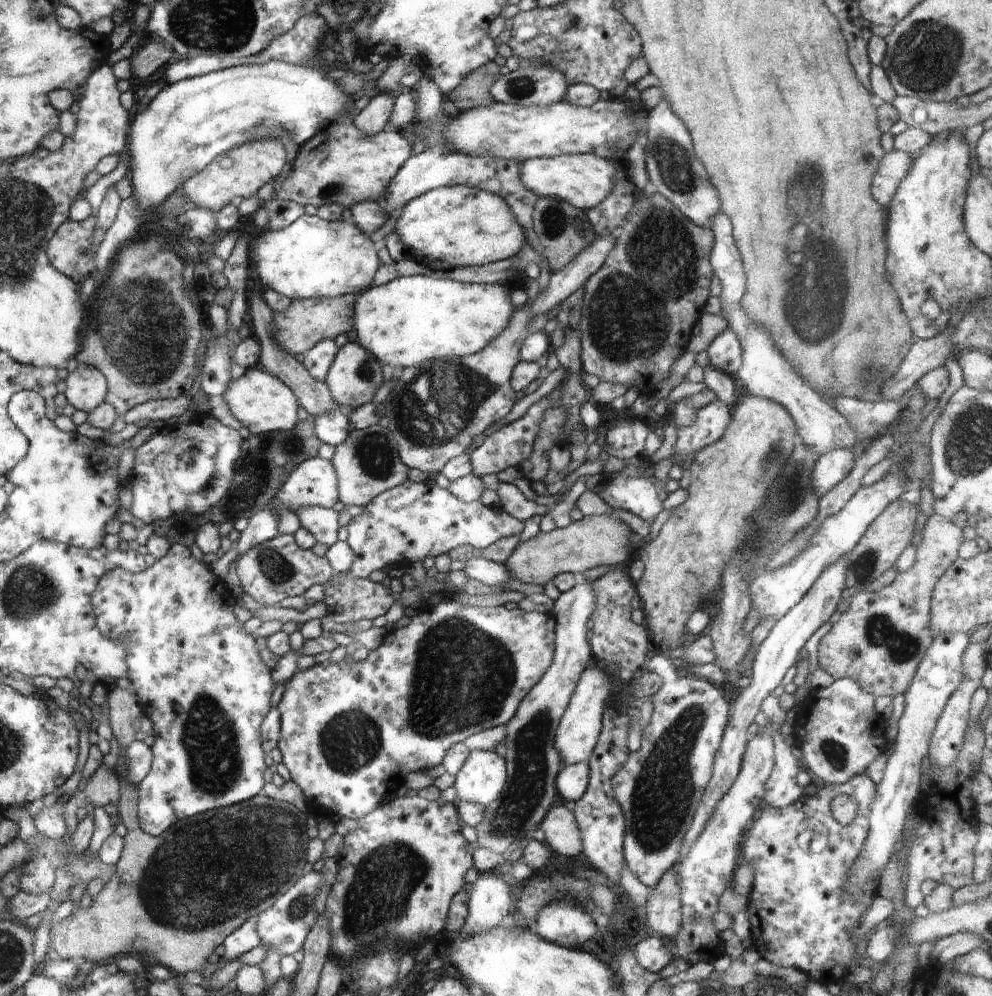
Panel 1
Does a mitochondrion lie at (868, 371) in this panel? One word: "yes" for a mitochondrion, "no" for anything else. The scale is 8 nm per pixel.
yes

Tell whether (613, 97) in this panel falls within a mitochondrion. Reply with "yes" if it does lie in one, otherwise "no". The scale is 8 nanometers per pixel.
no

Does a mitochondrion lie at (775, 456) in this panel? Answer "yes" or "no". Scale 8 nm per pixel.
yes

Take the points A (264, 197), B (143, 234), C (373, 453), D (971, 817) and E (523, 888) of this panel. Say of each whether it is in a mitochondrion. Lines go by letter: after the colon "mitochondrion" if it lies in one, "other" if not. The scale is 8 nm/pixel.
A: other
B: other
C: mitochondrion
D: other
E: other

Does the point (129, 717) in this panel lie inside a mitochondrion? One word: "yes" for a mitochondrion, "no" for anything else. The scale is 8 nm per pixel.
no

